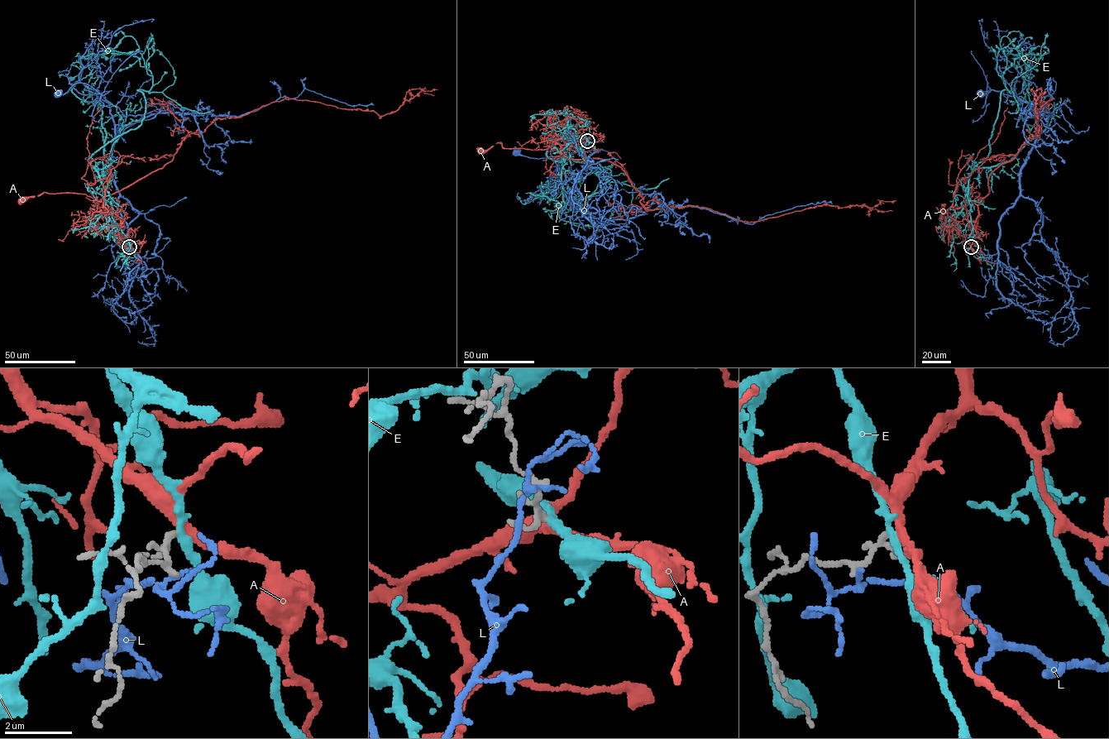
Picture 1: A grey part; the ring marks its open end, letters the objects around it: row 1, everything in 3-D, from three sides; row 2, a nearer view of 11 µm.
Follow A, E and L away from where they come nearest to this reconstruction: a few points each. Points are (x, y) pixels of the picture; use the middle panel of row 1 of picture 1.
A: (587, 141), (564, 148), (557, 148), (553, 144), (549, 148), (537, 150), (504, 148), (499, 143), (480, 151)
E: (588, 141), (561, 138), (547, 155), (598, 163), (604, 170), (598, 175), (611, 175), (593, 171), (547, 203)
L: (587, 139), (583, 152), (594, 169), (584, 169), (578, 189), (569, 190), (573, 208), (554, 161), (516, 152)

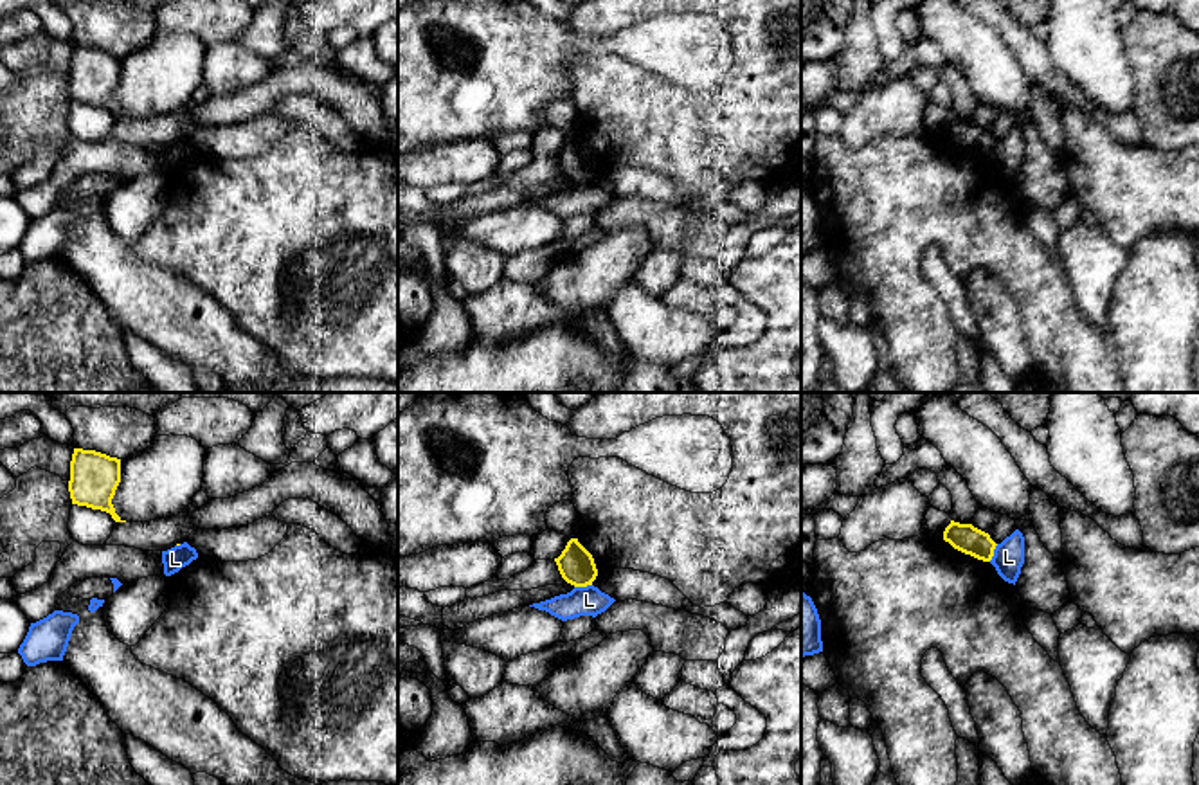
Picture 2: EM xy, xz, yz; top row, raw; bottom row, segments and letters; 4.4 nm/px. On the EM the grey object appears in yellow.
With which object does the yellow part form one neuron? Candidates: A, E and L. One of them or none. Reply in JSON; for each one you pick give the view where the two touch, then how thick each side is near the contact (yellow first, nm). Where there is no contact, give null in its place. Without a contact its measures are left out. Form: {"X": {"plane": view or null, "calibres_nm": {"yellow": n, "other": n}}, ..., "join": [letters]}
{"A": {"plane": null}, "join": ["A"]}

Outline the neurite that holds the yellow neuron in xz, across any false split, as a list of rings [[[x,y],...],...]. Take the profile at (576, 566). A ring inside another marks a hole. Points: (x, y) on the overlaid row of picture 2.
[[[571,538],[554,562],[562,578],[574,587],[592,585],[598,576],[592,555],[578,542],[578,538]]]

